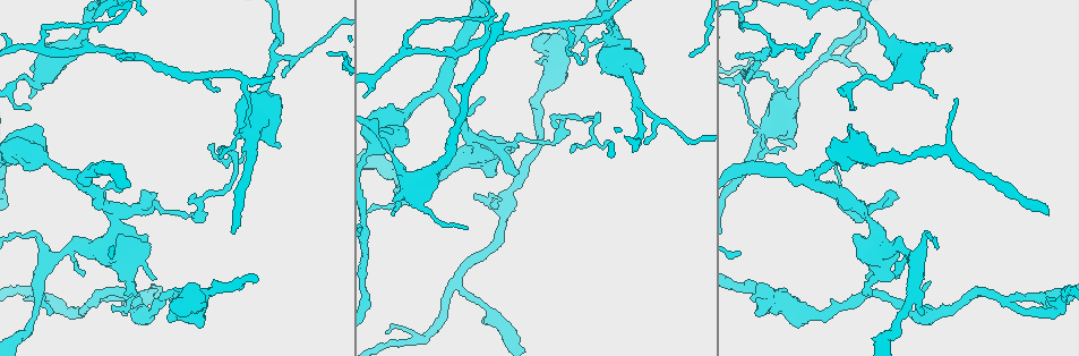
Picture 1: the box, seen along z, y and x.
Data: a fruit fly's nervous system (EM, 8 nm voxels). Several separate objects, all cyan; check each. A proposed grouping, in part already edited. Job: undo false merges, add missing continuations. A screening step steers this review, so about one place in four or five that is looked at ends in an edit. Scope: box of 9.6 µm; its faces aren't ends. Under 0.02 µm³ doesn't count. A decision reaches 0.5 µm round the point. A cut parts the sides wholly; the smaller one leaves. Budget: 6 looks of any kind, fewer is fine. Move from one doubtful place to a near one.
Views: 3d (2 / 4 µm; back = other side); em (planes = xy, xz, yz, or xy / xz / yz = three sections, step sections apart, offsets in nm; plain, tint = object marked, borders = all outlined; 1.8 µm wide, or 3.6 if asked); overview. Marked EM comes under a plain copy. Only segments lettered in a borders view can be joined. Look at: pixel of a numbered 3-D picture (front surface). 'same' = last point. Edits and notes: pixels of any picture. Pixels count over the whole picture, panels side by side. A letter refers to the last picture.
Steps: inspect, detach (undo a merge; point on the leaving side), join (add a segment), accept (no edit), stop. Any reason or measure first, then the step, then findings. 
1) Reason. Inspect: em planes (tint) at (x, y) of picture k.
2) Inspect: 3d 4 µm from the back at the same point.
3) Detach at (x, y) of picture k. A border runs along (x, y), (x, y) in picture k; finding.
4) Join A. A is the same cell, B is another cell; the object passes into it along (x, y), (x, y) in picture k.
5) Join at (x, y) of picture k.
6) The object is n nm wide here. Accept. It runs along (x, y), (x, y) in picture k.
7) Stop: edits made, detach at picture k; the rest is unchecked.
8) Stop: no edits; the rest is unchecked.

Sudden change in width. Inspect: em xz step 8 (tint) at (113, 212) of picture 1.

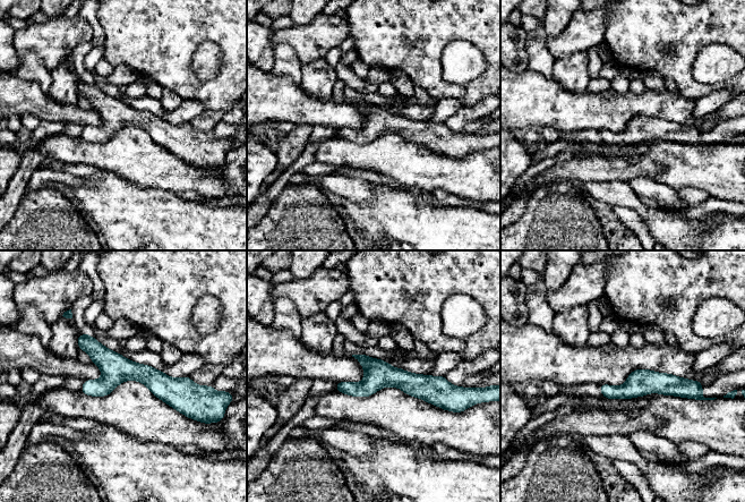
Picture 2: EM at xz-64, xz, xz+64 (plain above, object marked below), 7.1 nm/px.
Inspect: em planes (borders) at the same point.

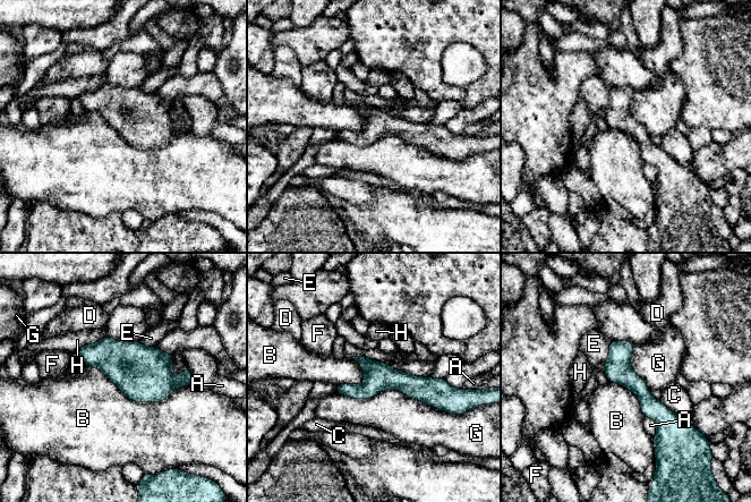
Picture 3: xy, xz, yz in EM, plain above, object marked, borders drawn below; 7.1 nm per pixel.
Accept. A, B, C, D, E, F, G and H are other cells; a border runs along (85, 365), (137, 401), (189, 386) in picture 3; all the same cell.

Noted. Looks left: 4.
Branch stops here. Inspect: 3d 4 µm at (392, 214) of picture 1.

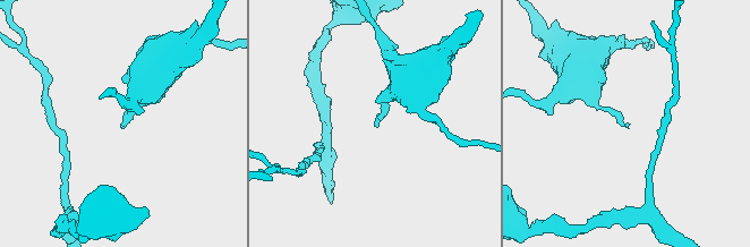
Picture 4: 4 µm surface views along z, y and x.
Now the EM. Inspect: em planes (borders) at (377, 127) of picture 4.

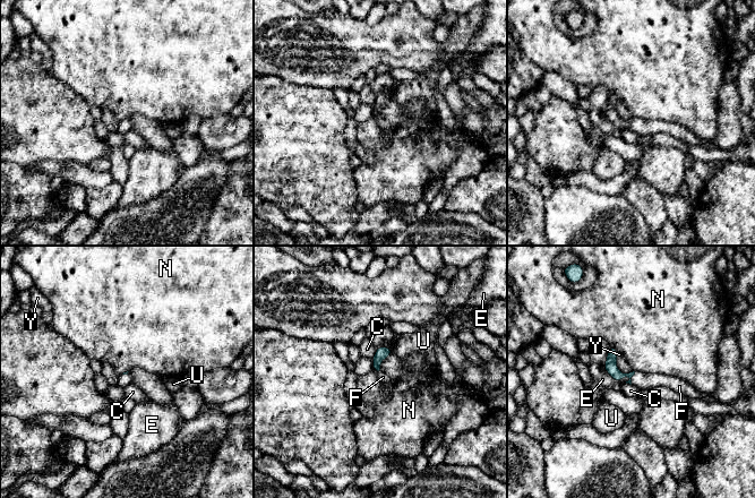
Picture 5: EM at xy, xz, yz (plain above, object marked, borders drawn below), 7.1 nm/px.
Join F. F is the same cell, C, E, N, U and Y are other cells; the object passes into it along (383, 352), (379, 372), (383, 377) in picture 5; it goes on there.

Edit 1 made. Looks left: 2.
Stop: edits made, join at picture 5; the rest is unchecked.

